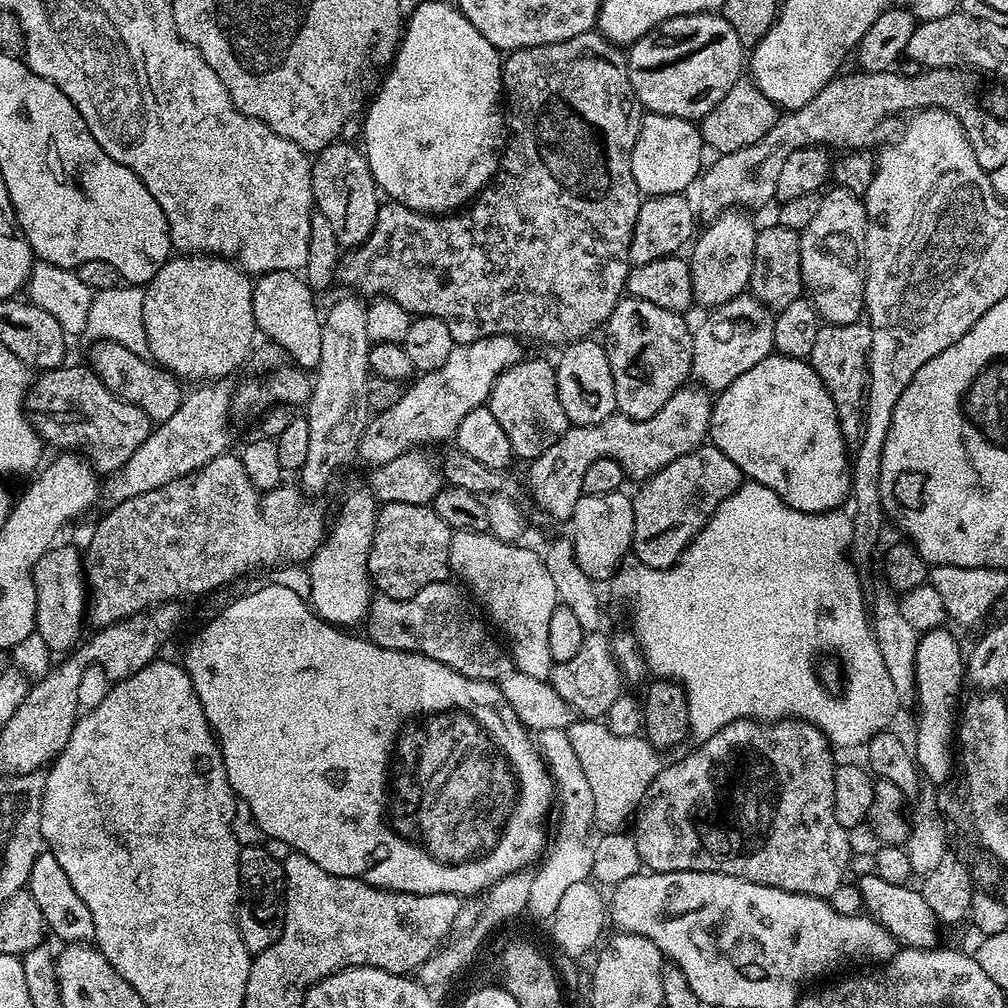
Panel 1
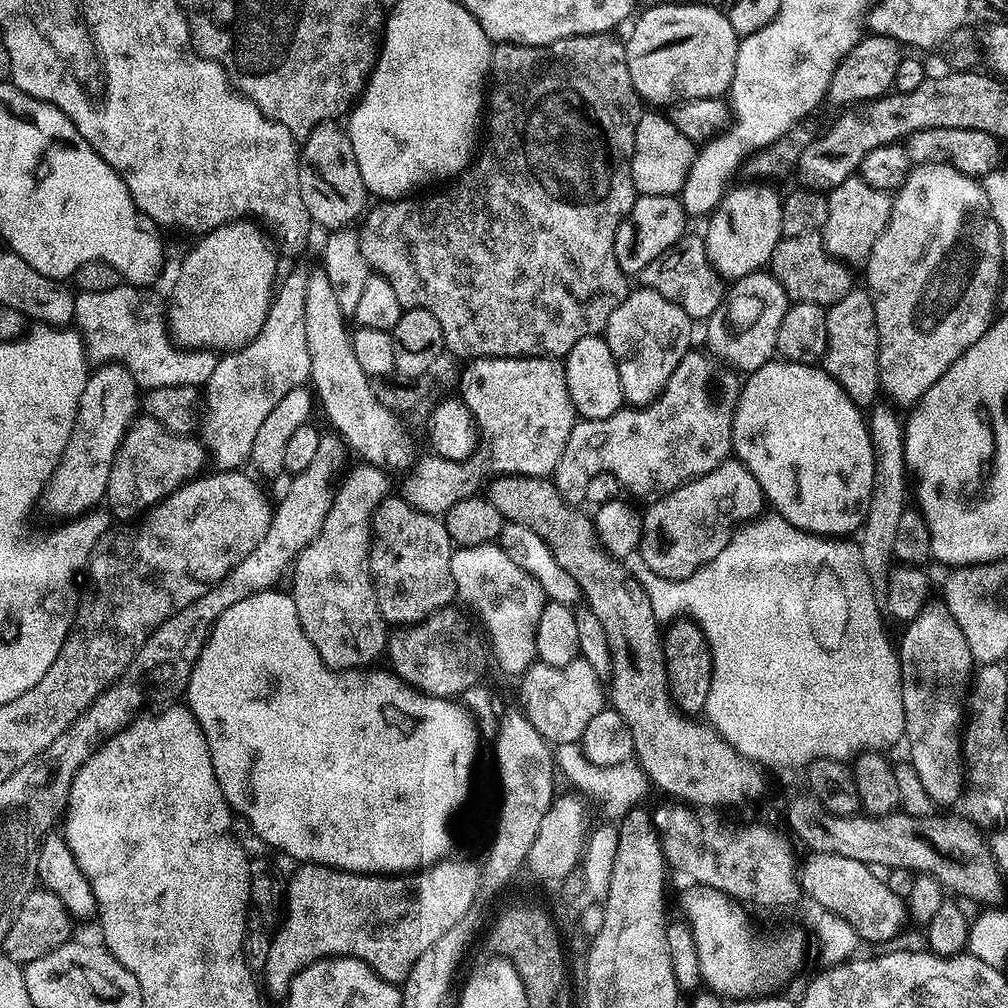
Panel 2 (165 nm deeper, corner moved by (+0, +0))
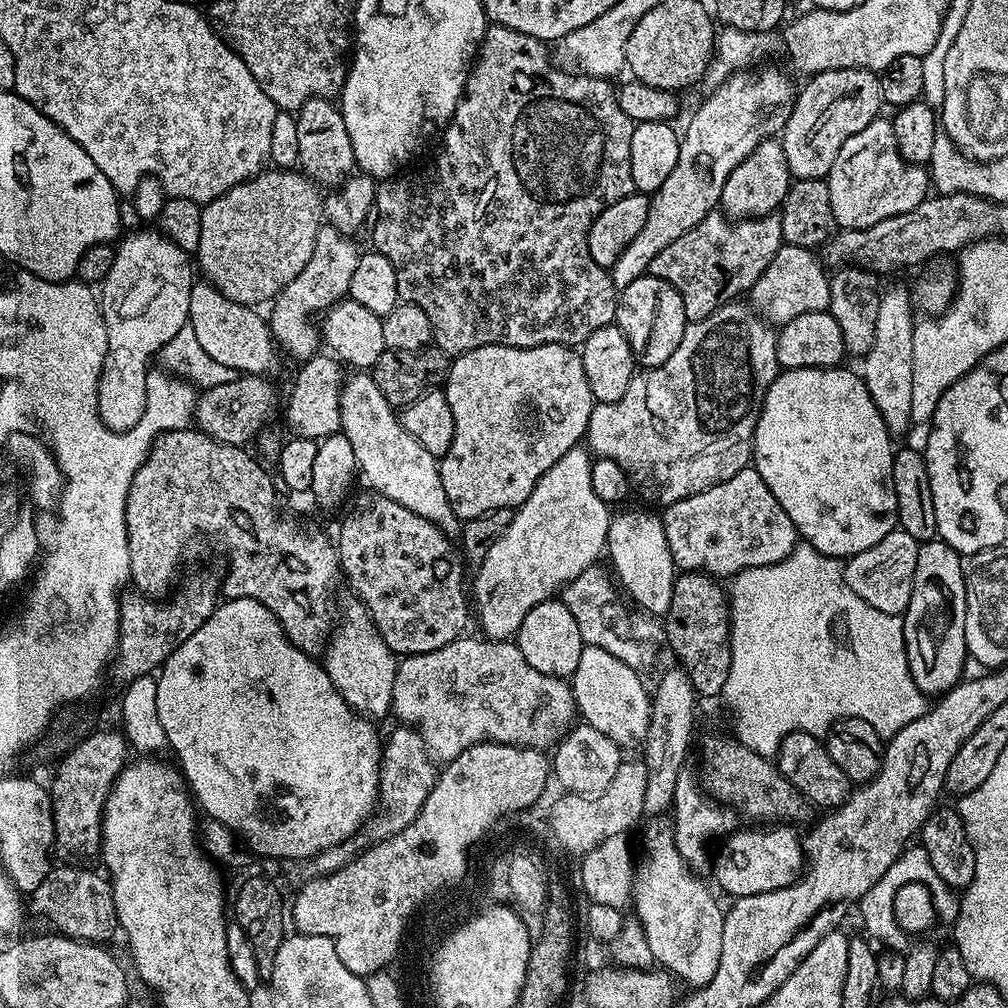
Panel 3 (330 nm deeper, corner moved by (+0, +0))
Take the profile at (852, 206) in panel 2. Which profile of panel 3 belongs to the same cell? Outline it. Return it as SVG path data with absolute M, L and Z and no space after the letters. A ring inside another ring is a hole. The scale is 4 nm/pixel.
M888 118L872 120L866 130L858 130L854 138L846 138L846 142L842 142L842 150L838 150L838 158L834 158L834 166L830 166L826 179L830 190L830 210L834 210L836 223L844 230L869 228L874 226L874 222L882 222L882 218L906 214L922 203L930 192L929 169L919 164L908 164L903 160L895 142L892 121Z

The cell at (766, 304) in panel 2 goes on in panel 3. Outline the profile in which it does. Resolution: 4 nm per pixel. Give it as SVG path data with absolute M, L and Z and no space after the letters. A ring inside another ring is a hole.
M785 243L780 246L773 262L748 293L753 311L762 320L779 326L800 314L828 311L832 281L829 273L824 273L823 263L815 256L811 249Z

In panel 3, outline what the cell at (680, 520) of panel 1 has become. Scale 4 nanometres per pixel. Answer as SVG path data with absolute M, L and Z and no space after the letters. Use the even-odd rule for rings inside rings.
M755 467L743 468L734 478L718 482L690 498L667 505L662 519L666 532L666 546L670 546L672 563L684 572L702 572L713 578L731 578L748 568L761 568L782 562L798 543L796 527L790 522L786 510L778 506L778 498L770 494L770 486L762 482Z

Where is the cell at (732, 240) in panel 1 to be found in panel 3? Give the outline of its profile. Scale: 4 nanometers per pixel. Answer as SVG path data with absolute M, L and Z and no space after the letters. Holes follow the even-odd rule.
M776 138L763 140L726 178L719 207L732 220L747 220L775 213L783 204L793 180L792 173L788 171L783 143Z

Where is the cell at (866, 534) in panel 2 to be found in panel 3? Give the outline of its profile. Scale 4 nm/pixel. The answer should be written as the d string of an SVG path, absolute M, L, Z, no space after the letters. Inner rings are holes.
M898 286L881 293L875 319L874 340L862 358L860 369L864 385L870 392L890 434L899 436L912 426L911 395L913 394L913 330L914 306L909 291Z

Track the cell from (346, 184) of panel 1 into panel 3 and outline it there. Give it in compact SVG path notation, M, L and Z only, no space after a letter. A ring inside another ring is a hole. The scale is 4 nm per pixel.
M311 100L295 113L296 156L303 175L324 190L335 190L353 175L356 168L354 146L346 134L346 122L339 107L332 100ZM304 167L304 168L303 168ZM328 188L328 189L327 189Z

